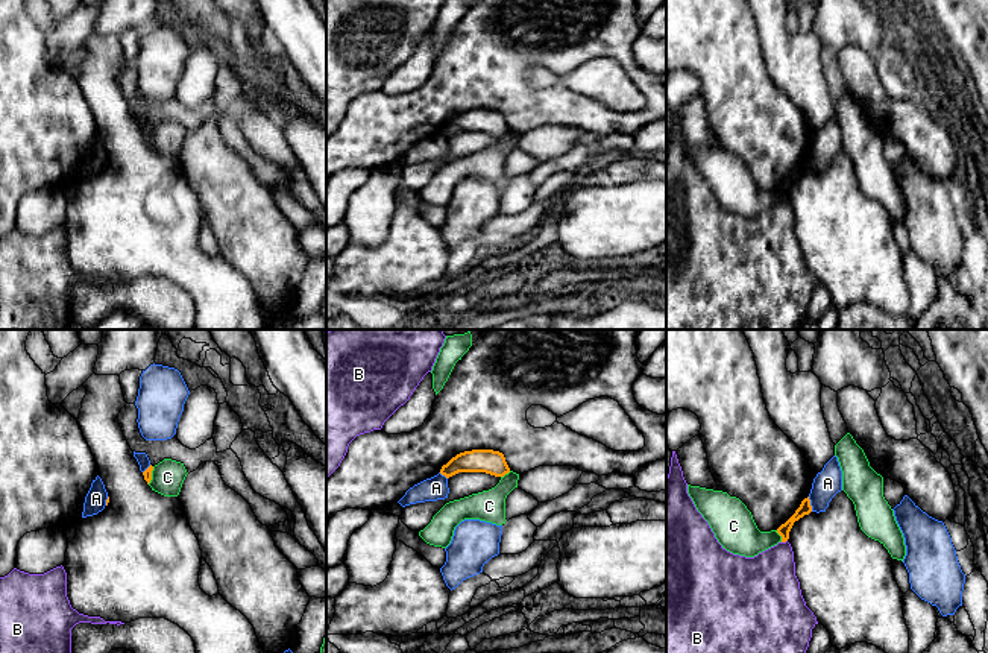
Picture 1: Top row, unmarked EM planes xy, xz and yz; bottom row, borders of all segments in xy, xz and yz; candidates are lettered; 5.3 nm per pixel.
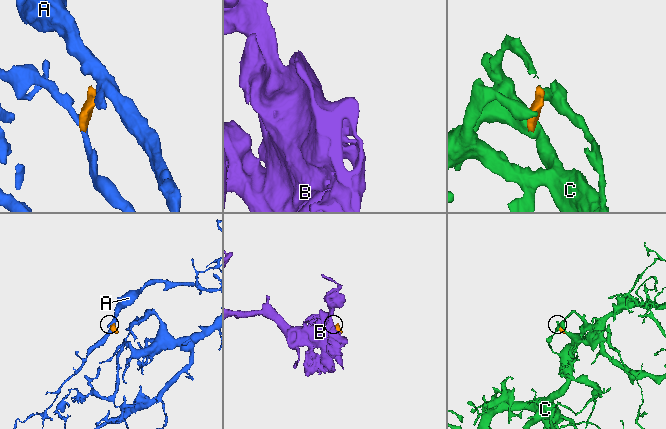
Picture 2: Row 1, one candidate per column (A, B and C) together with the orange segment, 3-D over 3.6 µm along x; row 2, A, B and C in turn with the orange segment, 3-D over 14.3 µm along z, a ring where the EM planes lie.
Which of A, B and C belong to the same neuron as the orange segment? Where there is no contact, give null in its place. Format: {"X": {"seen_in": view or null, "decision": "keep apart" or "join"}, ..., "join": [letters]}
{"A": {"seen_in": "yz", "decision": "keep apart"}, "B": {"seen_in": "yz", "decision": "keep apart"}, "C": {"seen_in": "yz", "decision": "keep apart"}, "join": []}

